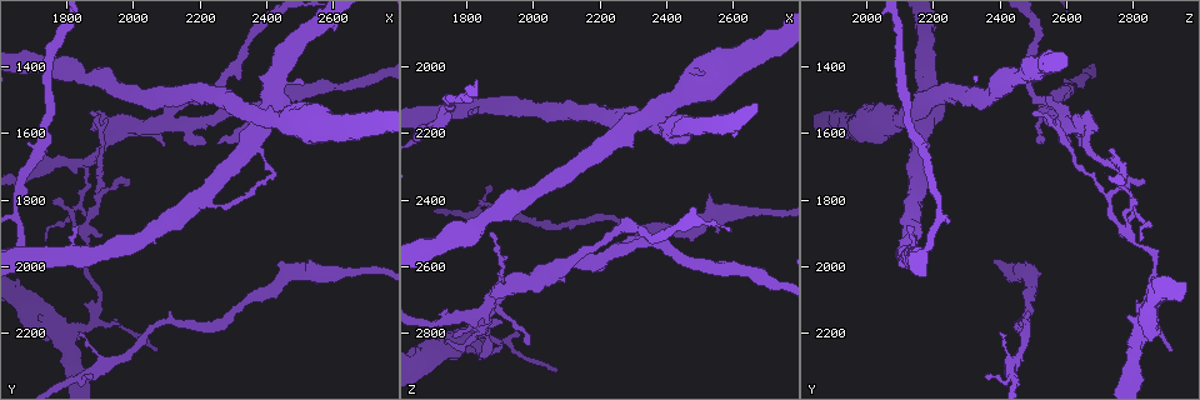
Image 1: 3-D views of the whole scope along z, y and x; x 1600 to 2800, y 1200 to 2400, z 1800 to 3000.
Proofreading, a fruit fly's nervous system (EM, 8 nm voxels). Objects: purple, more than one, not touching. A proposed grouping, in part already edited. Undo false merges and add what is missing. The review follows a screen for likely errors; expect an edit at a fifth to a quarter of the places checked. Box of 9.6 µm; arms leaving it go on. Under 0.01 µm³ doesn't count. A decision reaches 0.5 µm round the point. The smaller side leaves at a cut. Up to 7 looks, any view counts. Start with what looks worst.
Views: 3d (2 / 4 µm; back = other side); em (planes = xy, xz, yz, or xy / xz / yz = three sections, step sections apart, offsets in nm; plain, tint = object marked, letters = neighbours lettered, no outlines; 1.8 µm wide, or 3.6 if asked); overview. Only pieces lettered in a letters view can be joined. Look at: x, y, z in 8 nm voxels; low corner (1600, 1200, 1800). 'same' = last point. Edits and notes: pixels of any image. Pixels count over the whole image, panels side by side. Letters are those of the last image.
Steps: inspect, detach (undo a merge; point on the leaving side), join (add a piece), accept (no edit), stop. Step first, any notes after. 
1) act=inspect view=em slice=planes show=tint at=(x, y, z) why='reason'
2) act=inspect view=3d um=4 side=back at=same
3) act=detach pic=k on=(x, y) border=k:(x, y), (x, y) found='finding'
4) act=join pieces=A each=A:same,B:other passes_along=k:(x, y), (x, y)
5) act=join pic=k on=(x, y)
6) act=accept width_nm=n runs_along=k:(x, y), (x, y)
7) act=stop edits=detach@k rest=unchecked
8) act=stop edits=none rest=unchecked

act=inspect view=em um=3.6 slice=planes show=letters at=(2090, 1570, 2600) why='arms part here'

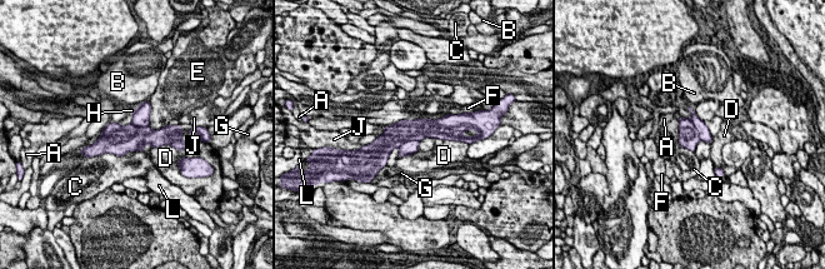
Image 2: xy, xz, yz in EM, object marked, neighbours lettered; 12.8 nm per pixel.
act=detach pic=2 on=(394, 137) width_nm=340 each=A:other,B:other,C:other,D:other,E:other,F:other,G:other,H:other,J:other,L:other found='two cells meet here'

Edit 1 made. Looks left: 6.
act=inspect view=3d um=4 at=(1800, 2210, 2820) why='branch point'

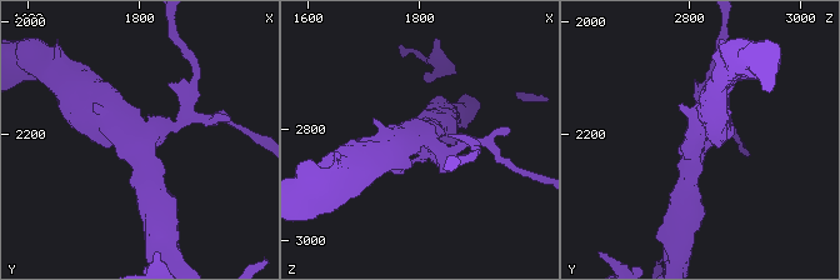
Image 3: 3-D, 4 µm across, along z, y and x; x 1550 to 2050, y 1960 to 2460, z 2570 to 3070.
act=inspect view=em slice=planes show=plain at=(1810, 2215, 2810)

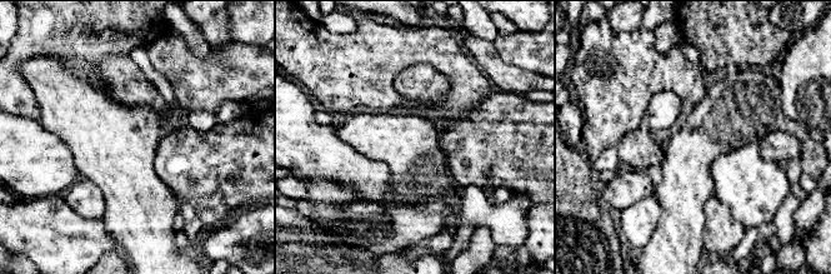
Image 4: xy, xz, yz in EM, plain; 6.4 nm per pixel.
act=inspect view=em slice=planes show=letters at=same why='see the neighbours'

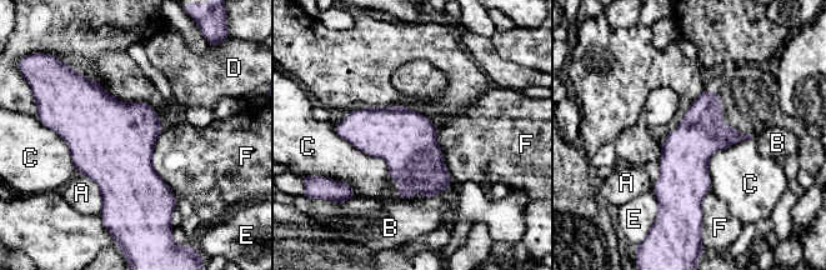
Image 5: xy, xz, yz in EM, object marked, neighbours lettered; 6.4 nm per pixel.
act=accept each=A:other,B:other,C:other,D:other,E:other,F:other arms=3 border=5:(161, 128), (153, 164), (176, 196) found='continuous, no second cell'

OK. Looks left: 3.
act=inspect view=em slice=xy step=4 show=letters at=(1810, 1970, 2120) why='sharp bend'

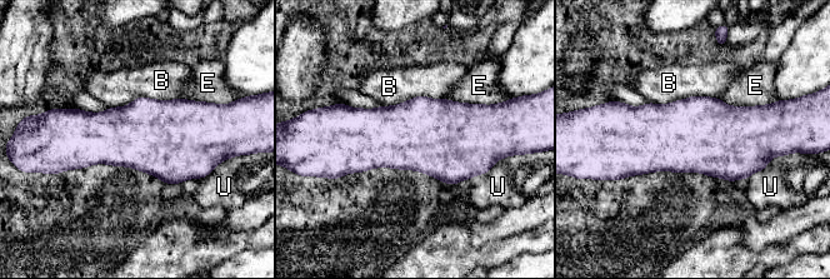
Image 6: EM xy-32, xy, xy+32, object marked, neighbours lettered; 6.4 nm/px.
act=accept each=B:other,E:other,U:other border=6:(718, 98), (730, 105), (774, 103) found='all the same cell'

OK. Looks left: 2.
act=stop edits=detach@2 rest=unchecked

